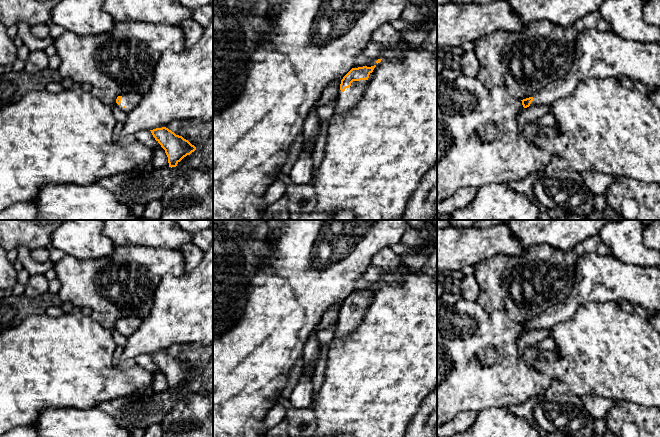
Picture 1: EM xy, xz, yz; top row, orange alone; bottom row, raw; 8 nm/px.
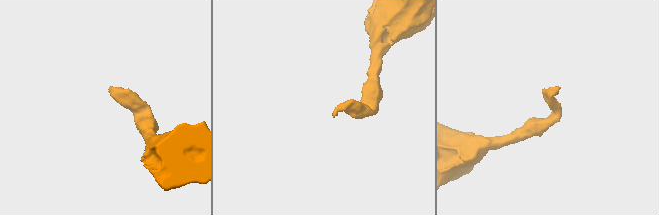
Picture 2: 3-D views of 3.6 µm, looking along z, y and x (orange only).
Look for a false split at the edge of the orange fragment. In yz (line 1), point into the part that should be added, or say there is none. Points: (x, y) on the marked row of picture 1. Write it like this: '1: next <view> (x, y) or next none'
1: next yz (599, 54)

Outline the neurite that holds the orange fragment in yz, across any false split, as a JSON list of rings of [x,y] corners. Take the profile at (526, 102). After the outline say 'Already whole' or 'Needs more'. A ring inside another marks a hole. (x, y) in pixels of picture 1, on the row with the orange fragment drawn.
[[[587,29],[576,38],[576,56],[569,72],[536,92],[532,97],[521,100],[524,108],[551,105],[554,101],[571,95],[578,85],[587,79],[628,77],[644,84],[649,91],[660,89],[660,44],[641,43],[627,40],[613,31]]]. Needs more

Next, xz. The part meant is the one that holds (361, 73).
[[[376,65],[352,68],[341,80],[337,95],[335,114],[340,116],[349,113],[361,99],[369,75]]]. Needs more

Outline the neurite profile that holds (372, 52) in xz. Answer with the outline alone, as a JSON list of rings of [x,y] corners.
[[[369,43],[356,57],[353,68],[371,67],[377,65],[376,61],[382,59],[383,47],[376,43]]]

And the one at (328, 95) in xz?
[[[341,80],[332,81],[321,93],[319,106],[328,105],[334,101],[340,90]]]

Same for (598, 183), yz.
[[[584,171],[580,173],[584,185],[593,193],[597,195],[606,196],[609,186],[613,183],[612,176],[605,175],[599,172]]]

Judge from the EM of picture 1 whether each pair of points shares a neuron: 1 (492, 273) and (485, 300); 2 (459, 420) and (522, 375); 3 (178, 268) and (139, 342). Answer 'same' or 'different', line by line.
1: same
2: different
3: different

